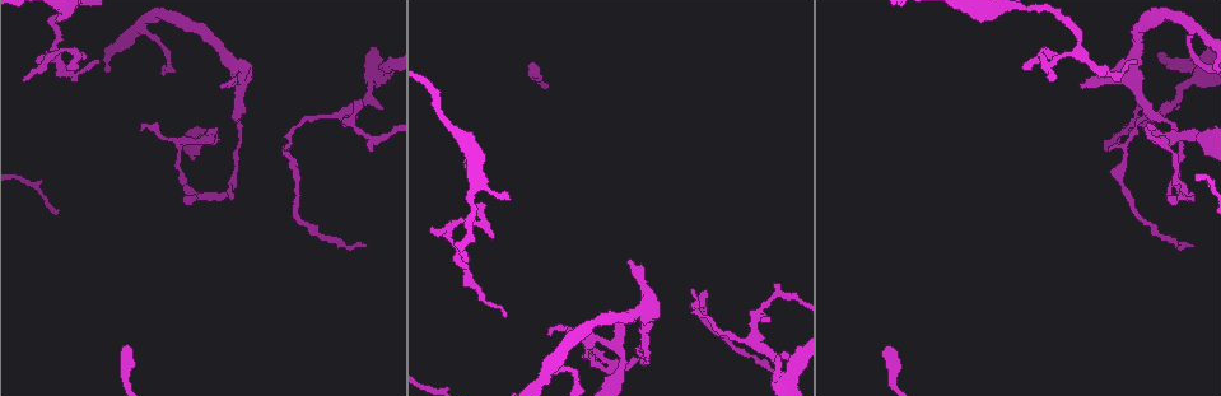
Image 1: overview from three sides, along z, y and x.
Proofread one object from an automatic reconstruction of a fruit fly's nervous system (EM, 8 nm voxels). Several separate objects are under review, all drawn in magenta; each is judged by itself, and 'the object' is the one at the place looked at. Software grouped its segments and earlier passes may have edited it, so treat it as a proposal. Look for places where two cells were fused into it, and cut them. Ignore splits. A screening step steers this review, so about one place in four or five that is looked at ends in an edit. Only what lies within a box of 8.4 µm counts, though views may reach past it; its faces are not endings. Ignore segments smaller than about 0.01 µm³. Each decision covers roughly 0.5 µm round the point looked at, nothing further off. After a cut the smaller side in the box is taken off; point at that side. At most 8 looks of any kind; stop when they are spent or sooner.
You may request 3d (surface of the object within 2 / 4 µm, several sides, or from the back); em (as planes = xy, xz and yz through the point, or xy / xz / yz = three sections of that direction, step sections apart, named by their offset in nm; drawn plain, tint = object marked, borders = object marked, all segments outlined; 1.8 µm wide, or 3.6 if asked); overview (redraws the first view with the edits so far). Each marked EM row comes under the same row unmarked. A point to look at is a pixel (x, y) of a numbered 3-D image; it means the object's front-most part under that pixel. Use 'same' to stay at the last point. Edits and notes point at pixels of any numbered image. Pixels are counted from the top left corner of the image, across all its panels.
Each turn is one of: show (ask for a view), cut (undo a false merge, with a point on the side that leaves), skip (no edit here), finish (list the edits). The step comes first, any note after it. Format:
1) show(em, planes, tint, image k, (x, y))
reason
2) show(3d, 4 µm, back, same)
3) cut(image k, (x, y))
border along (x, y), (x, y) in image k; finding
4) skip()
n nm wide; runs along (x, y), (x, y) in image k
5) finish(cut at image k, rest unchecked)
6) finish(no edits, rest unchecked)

show(3d, 2 µm, back, image 1, (1197, 76))
calibre changes

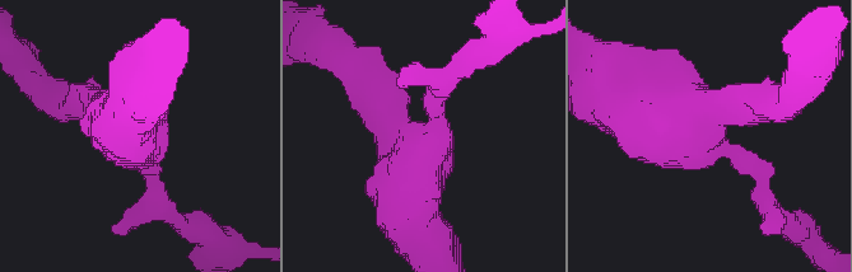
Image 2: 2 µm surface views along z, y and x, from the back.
show(em, 3.6 µm, xy, step 4, tint, image 2, (147, 140))
arms of 170, 280 nm; now the EM

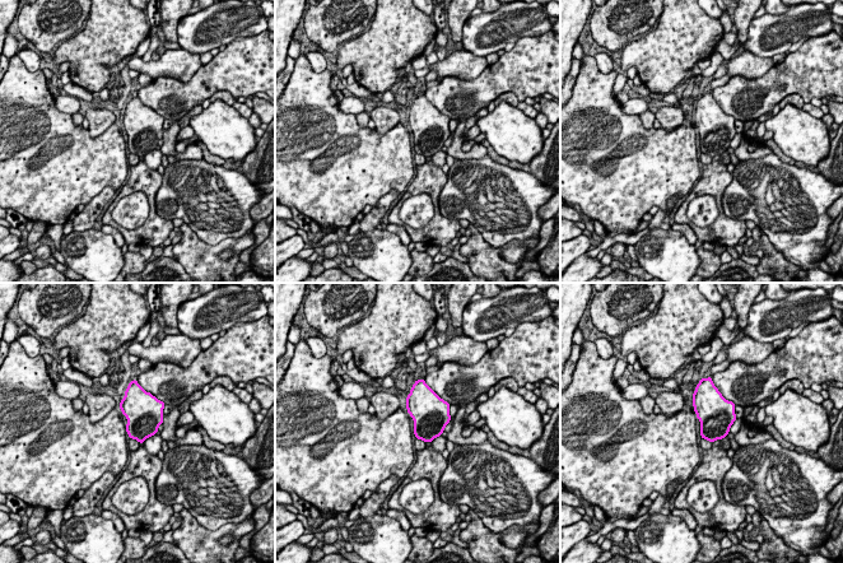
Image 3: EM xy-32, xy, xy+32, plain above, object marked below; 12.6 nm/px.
show(em, 3.6 µm, planes, tint, same)

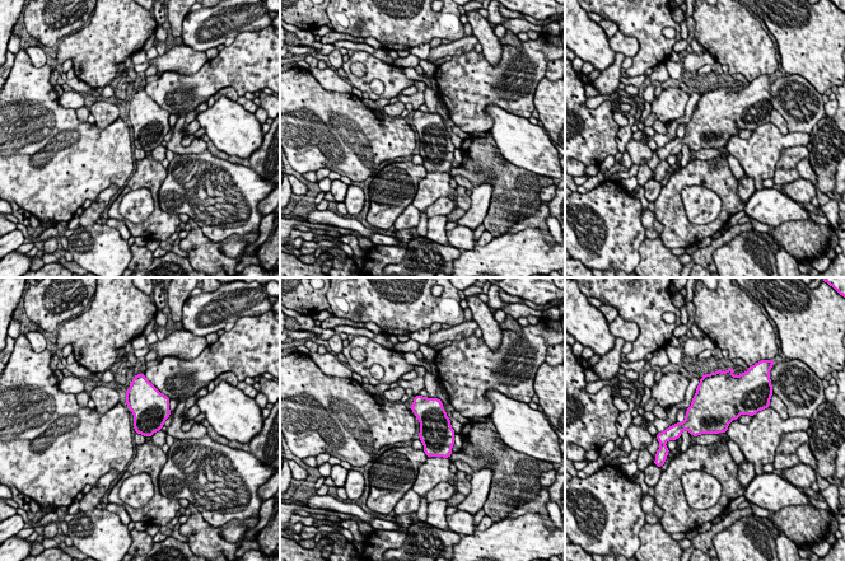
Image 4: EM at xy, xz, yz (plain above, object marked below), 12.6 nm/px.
skip()
one cell here

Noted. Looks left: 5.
show(em, 3.6 µm, planes, tint, image 1, (1081, 49))
three-way junction

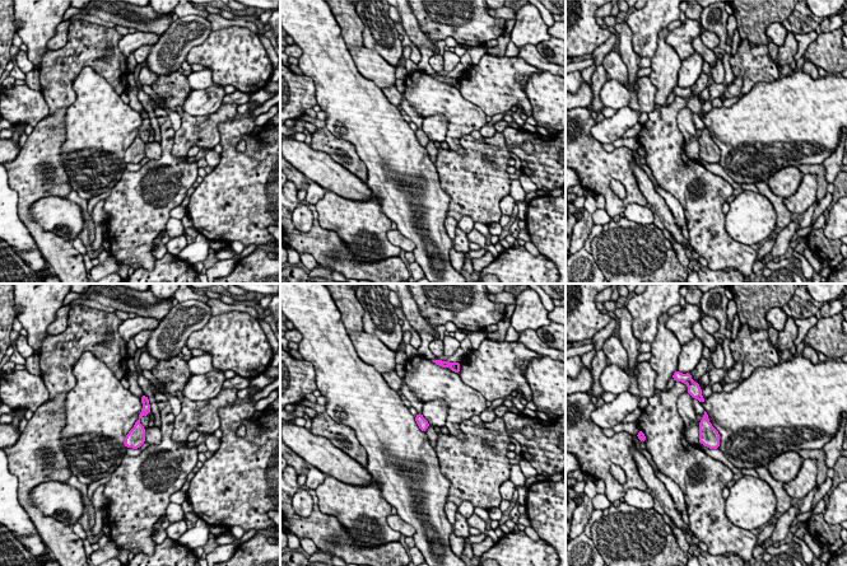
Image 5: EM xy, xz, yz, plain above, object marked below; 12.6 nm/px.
skip()
continuous, no second cell

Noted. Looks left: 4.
show(em, planes, tint, image 1, (550, 370))
three arms meet

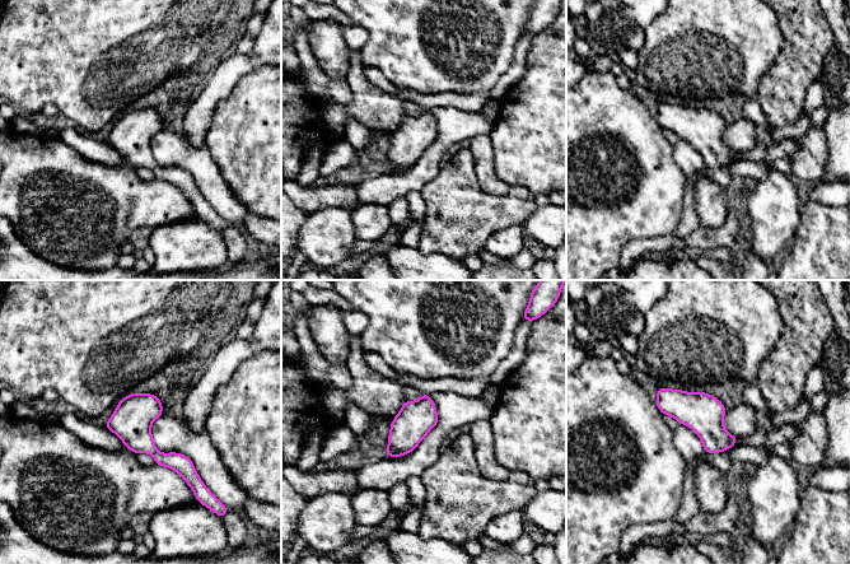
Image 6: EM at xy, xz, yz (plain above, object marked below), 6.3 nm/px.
skip()
all the same cell

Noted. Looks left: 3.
finish(no edits, rest unchecked)

